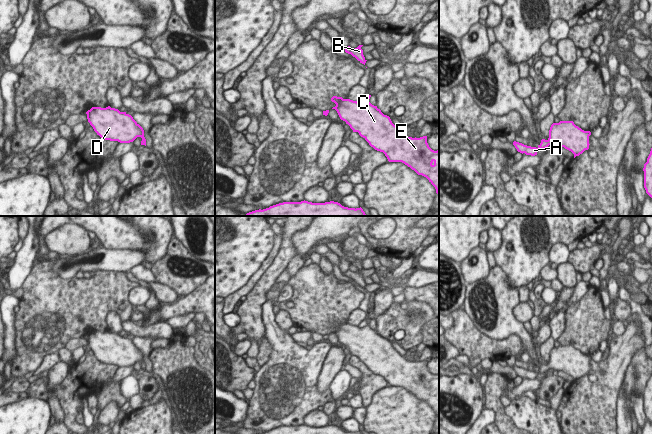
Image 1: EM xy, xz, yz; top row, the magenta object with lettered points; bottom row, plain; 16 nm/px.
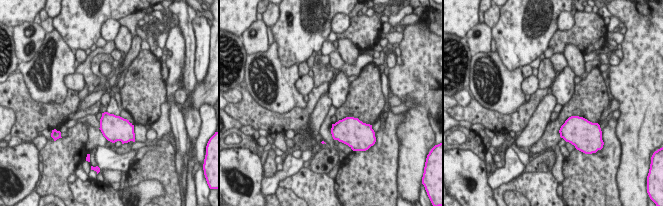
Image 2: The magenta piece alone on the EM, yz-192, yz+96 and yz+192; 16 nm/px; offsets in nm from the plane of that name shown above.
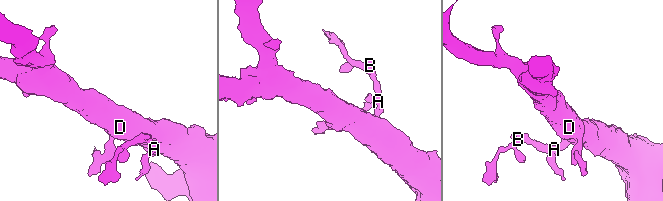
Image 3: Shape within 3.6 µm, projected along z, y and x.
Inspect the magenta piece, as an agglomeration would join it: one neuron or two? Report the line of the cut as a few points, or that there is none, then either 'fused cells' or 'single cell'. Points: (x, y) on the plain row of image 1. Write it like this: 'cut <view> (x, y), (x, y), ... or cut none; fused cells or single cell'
cut none; single cell

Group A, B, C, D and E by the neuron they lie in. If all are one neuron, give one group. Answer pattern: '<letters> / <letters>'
A B C D E

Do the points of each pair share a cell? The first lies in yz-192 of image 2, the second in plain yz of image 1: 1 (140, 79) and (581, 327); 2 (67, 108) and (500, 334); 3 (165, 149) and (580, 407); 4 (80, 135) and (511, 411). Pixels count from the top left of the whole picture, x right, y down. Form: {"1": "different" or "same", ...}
{"1": "same", "2": "different", "3": "same", "4": "different"}

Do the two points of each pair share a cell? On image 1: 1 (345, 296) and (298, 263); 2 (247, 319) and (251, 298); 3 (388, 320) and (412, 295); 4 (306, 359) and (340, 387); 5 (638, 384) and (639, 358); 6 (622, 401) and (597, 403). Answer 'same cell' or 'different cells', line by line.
1: different cells
2: same cell
3: different cells
4: different cells
5: same cell
6: different cells

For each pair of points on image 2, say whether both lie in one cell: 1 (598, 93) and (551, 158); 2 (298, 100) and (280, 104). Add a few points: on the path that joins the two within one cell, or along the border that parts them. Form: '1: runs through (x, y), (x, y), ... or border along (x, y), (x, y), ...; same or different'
1: border along (549, 148), (540, 152); different
2: runs through (294, 100), (284, 100); same

